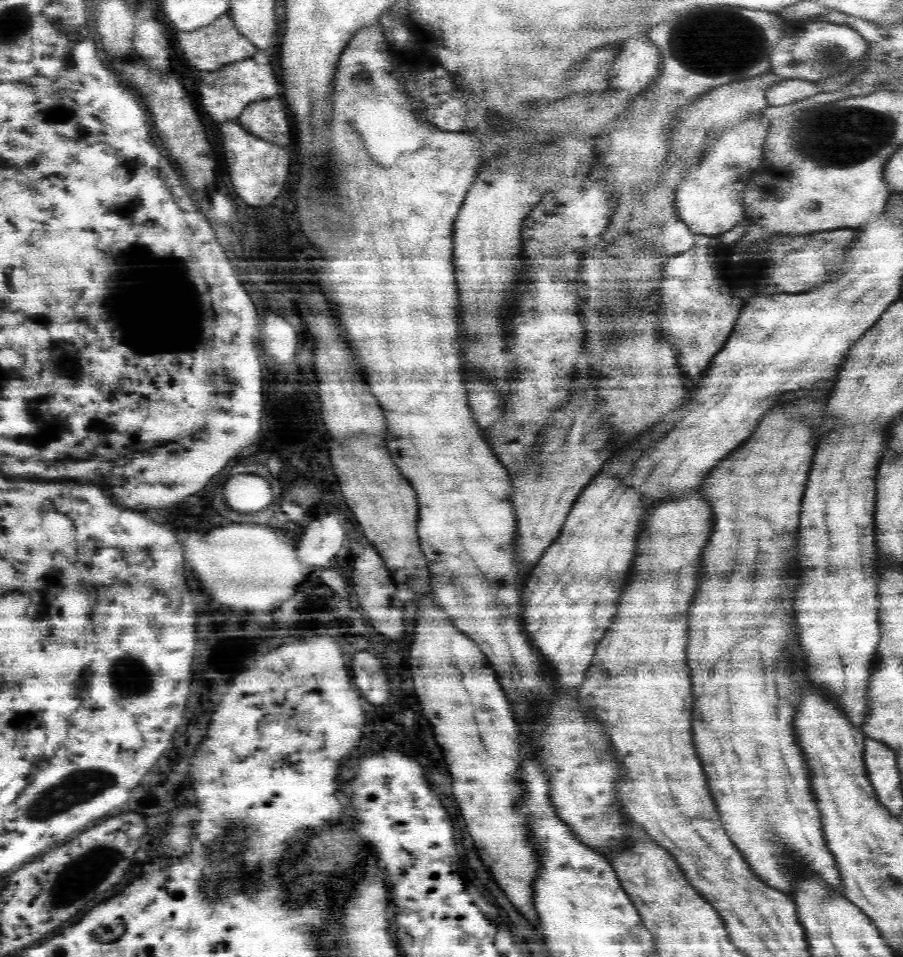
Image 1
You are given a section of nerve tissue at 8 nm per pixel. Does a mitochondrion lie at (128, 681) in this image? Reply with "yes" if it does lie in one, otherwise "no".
yes

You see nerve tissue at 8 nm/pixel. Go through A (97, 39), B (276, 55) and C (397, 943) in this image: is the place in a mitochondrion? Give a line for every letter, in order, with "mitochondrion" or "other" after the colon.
A: other
B: other
C: other

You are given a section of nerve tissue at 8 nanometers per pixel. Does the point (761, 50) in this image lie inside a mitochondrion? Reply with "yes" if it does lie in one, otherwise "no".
no

